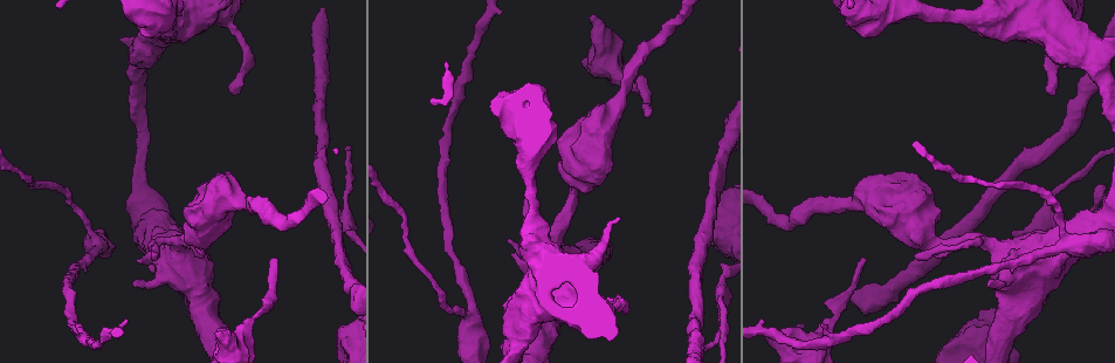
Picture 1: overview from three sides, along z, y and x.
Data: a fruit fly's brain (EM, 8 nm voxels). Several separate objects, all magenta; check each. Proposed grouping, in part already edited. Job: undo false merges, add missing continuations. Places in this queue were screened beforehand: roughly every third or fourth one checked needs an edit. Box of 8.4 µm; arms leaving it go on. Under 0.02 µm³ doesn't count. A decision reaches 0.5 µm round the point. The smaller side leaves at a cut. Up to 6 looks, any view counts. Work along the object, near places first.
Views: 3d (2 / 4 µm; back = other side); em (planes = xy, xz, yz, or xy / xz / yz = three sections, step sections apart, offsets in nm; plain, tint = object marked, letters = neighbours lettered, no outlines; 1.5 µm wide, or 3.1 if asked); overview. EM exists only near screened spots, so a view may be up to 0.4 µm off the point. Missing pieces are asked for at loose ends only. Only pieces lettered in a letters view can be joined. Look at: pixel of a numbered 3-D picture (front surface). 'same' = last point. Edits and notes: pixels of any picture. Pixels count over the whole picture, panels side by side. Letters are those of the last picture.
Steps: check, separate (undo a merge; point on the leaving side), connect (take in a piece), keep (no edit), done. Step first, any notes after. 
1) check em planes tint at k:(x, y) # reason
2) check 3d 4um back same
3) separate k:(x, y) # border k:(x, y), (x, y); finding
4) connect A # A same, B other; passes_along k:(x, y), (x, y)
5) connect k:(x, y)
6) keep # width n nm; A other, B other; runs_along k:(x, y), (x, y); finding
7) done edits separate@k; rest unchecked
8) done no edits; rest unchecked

check 3d 2um at 1:(865, 258) # branch stops here

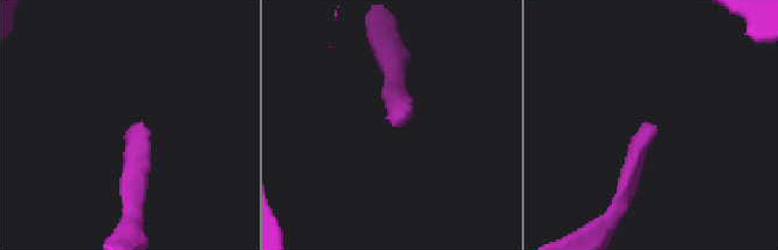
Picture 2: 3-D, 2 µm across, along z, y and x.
check em xz step 4 letters at 2:(132, 128) # need the tissue

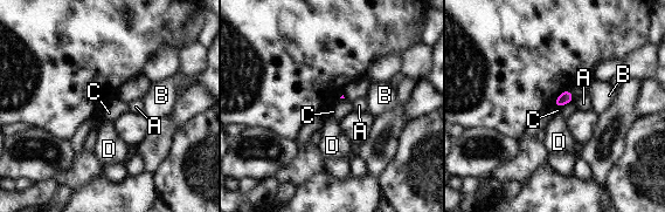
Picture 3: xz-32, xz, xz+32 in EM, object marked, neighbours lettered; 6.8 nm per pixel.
check em yz step 4 letters same

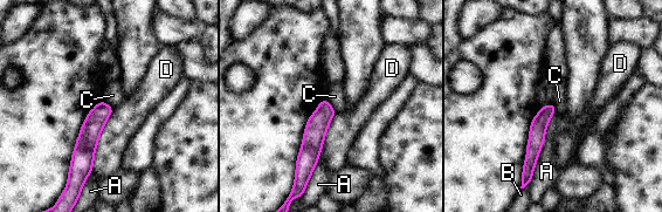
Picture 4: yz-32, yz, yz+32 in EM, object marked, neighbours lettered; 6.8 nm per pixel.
keep # width 100 nm; A other, B other, C other, D other; border 4:(325, 98), (336, 113); none of them fits

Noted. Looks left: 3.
check 3d 2um at 1:(591, 15) # stops while still wide

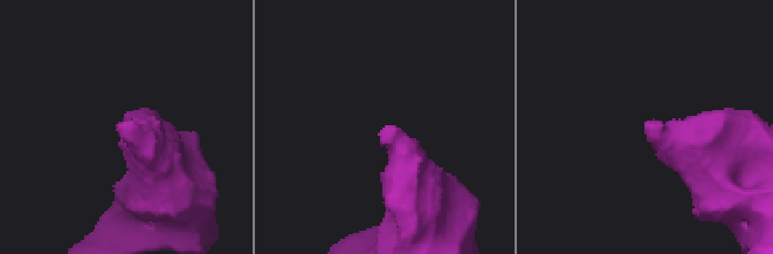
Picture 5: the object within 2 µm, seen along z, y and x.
check em xz step 4 letters at 5:(646, 122)

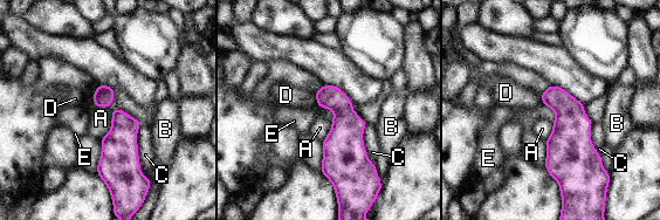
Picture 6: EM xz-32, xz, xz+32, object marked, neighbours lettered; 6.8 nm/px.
check em planes letters same

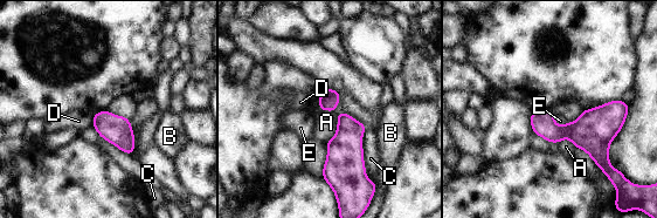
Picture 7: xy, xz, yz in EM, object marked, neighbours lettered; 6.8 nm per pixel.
keep # A other, B other, C other, D other, E other; no lettered piece goes on from it

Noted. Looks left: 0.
done no edits; rest unchecked

